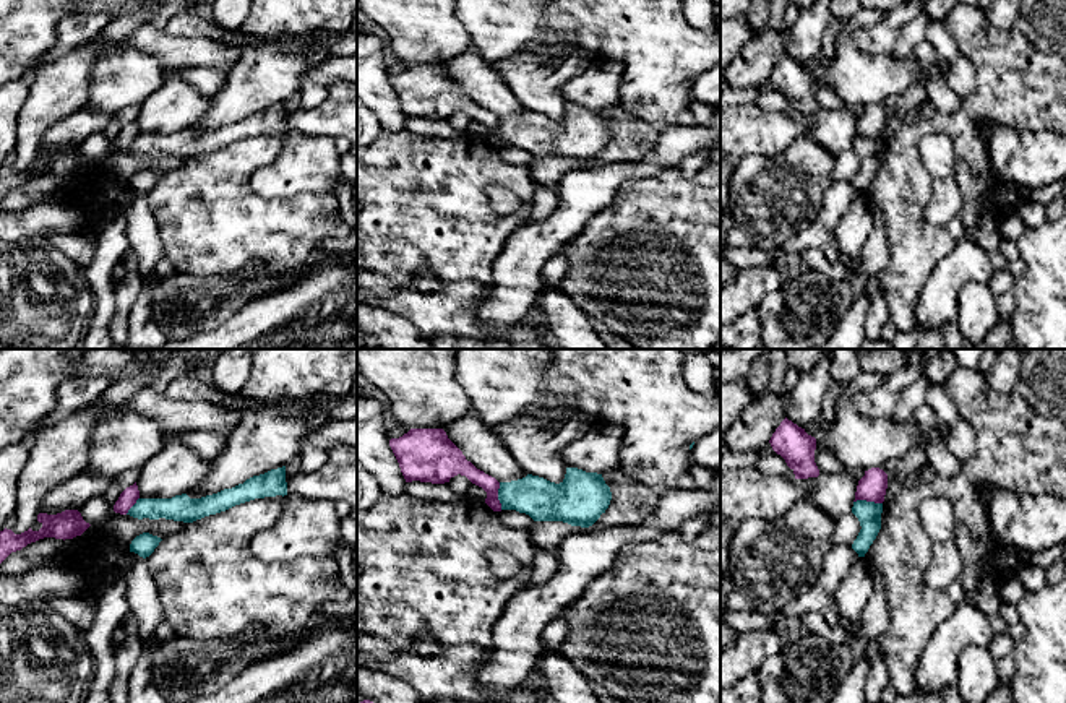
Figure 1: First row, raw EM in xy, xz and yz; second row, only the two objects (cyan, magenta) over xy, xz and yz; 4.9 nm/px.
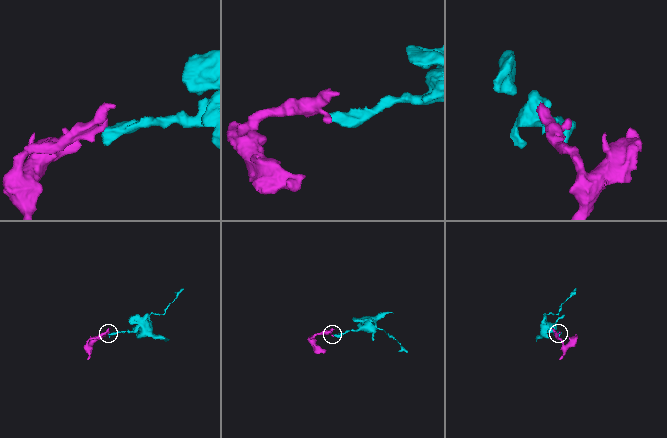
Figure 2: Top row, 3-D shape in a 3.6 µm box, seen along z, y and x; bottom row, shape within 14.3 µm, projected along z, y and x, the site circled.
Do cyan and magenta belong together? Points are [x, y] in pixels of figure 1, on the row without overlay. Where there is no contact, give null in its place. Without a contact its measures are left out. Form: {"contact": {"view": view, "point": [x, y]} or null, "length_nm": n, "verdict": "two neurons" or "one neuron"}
{"contact": {"view": "yz", "point": [868, 138]}, "length_nm": 140, "verdict": "two neurons"}

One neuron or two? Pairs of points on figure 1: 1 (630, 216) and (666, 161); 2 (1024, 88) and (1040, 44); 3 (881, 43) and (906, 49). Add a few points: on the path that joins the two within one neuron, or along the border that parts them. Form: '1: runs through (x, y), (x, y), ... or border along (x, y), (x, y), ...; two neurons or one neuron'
1: border along (667, 171), (657, 176), (628, 179), (622, 185); two neurons
2: runs through (1026, 77), (1040, 56); one neuron
3: border along (915, 17), (901, 28), (889, 54), (857, 49); two neurons

